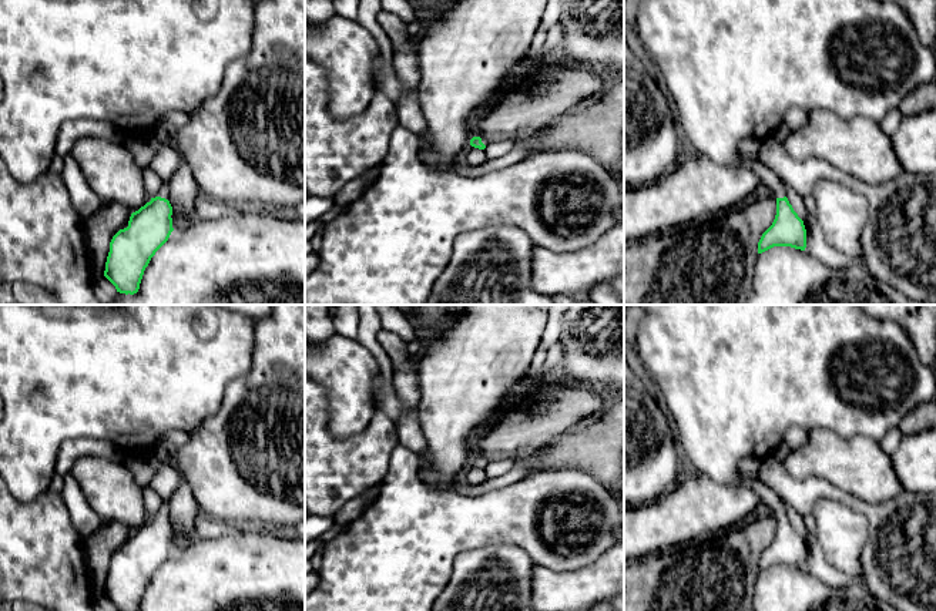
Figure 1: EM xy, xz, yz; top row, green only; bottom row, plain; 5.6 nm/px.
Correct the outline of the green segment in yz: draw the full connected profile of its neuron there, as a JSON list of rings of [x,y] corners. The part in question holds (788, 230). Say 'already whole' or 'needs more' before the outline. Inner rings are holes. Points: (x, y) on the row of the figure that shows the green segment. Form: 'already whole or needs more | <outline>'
needs more | [[[640,0],[634,28],[644,48],[661,70],[665,93],[674,105],[677,121],[684,128],[695,154],[705,155],[718,165],[739,167],[754,172],[761,179],[765,192],[776,198],[776,215],[772,225],[762,234],[758,242],[758,254],[774,246],[791,246],[805,251],[806,229],[804,221],[785,197],[781,178],[759,160],[747,161],[739,157],[738,142],[741,140],[755,138],[762,141],[771,138],[774,131],[782,125],[784,115],[791,108],[806,111],[826,110],[843,120],[860,115],[879,122],[889,110],[899,108],[900,103],[919,85],[936,81],[936,54],[933,48],[926,47],[920,41],[915,26],[902,9],[893,3],[880,3],[878,0]]]

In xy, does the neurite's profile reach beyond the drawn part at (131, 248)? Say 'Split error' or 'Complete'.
Split error

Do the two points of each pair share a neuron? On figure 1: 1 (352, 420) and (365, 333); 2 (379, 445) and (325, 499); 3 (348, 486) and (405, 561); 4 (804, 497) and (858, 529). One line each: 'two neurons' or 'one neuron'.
1: two neurons
2: one neuron
3: two neurons
4: two neurons

